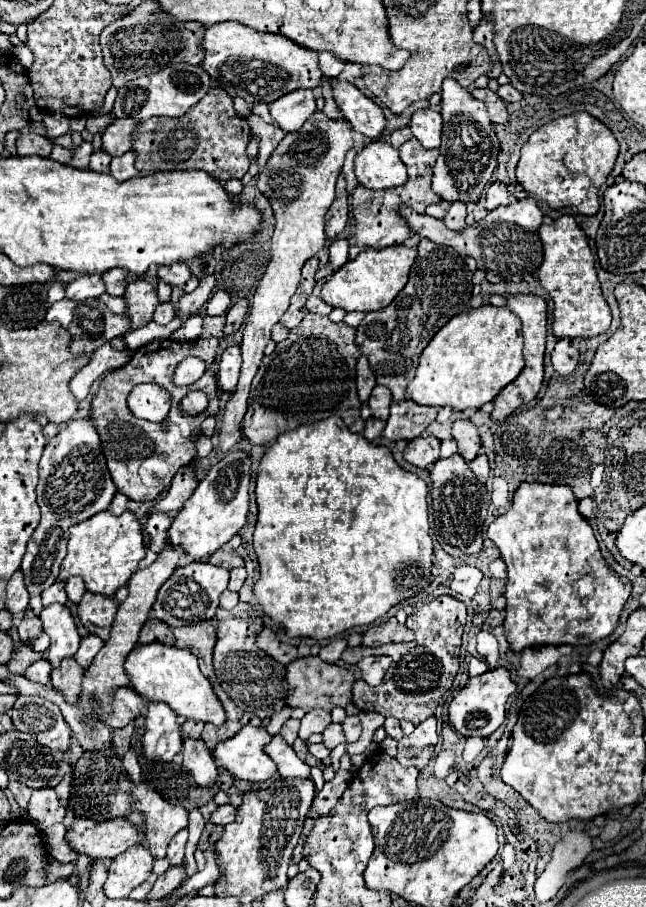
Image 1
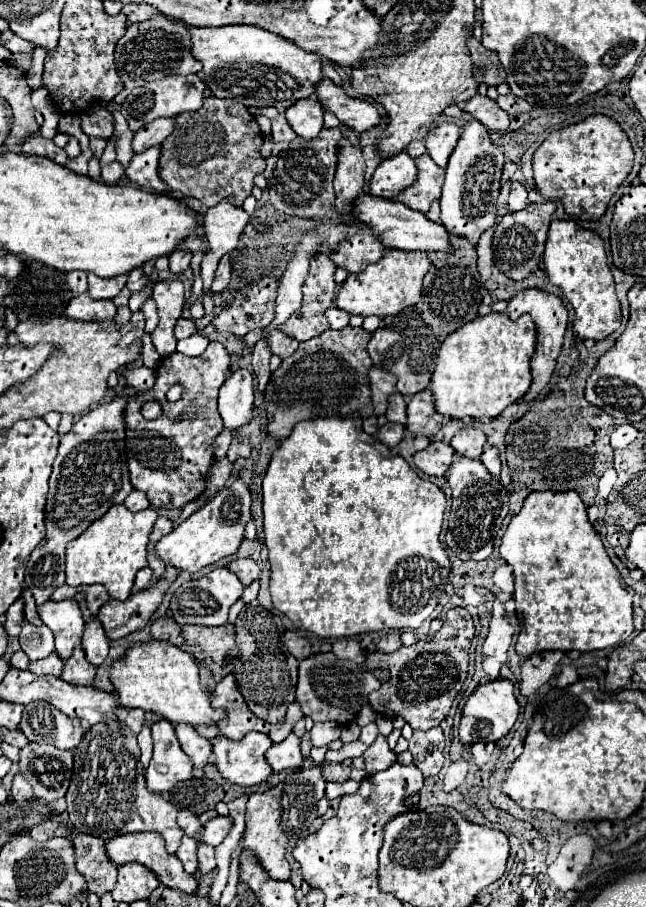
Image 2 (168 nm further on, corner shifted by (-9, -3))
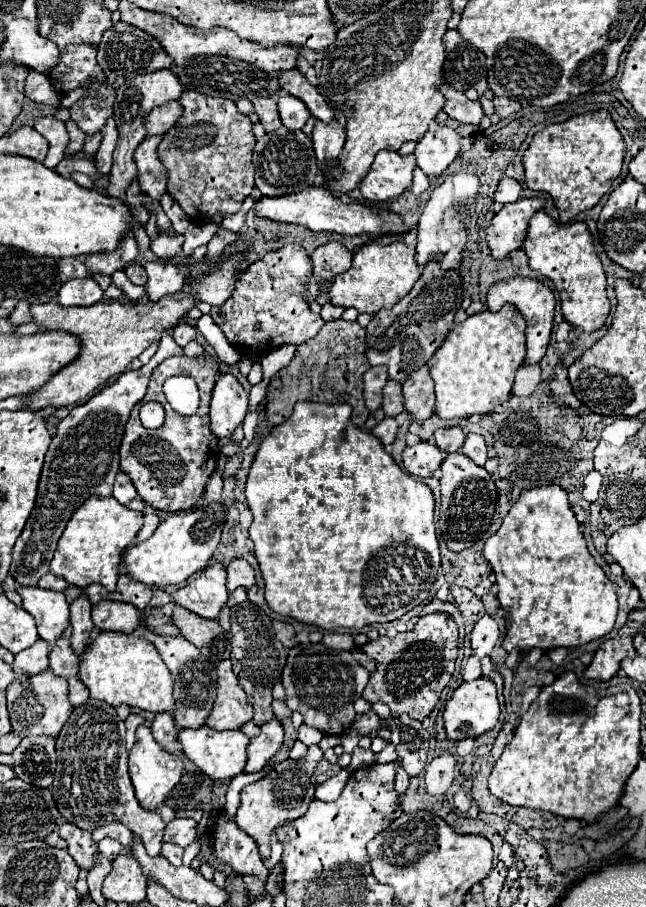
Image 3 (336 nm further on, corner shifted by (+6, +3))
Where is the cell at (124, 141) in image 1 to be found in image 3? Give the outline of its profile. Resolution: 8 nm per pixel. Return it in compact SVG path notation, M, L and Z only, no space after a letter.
M170 101L162 107L156 107L148 113L148 119L146 119L146 131L148 135L162 135L166 133L176 121L178 117L182 115L182 107L178 105L178 101Z

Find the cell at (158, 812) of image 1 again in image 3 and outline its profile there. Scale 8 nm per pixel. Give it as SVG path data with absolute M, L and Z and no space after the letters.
M90 699L76 707L56 739L58 767L52 793L60 815L68 823L94 831L110 821L118 821L144 841L148 855L158 855L166 825L158 811L144 811L134 797L134 787L128 775L128 751L124 747L124 735L124 721L118 719L112 705Z

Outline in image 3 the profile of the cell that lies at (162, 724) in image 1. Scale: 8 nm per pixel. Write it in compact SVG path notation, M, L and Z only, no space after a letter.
M140 725L136 729L136 743L130 749L130 779L136 791L136 799L144 809L158 809L158 805L166 799L170 789L180 781L184 771L182 759L178 755L172 755L164 751L152 737L152 731L148 725Z

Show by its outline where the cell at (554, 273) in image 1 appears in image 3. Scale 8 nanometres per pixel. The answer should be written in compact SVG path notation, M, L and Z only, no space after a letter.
M538 211L530 219L522 249L530 259L530 267L552 279L554 287L560 289L562 313L572 327L580 327L584 333L592 333L606 323L610 313L610 301L606 297L606 275L594 251L592 235L586 223L576 221L570 225L558 225L544 211Z

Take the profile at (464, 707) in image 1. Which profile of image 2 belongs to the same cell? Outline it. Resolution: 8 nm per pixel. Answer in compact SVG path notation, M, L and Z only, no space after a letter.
M495 679L485 685L479 685L473 695L467 699L463 713L461 713L461 723L459 723L459 739L467 745L479 743L479 741L499 741L509 733L509 729L515 725L519 717L519 705L513 695L513 683L507 679Z

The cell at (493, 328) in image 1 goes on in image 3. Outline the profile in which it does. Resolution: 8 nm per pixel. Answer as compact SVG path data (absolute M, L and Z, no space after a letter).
M504 305L498 313L480 311L452 327L430 361L438 417L460 419L472 413L490 413L508 401L514 375L526 357L524 327L524 317L514 305Z

